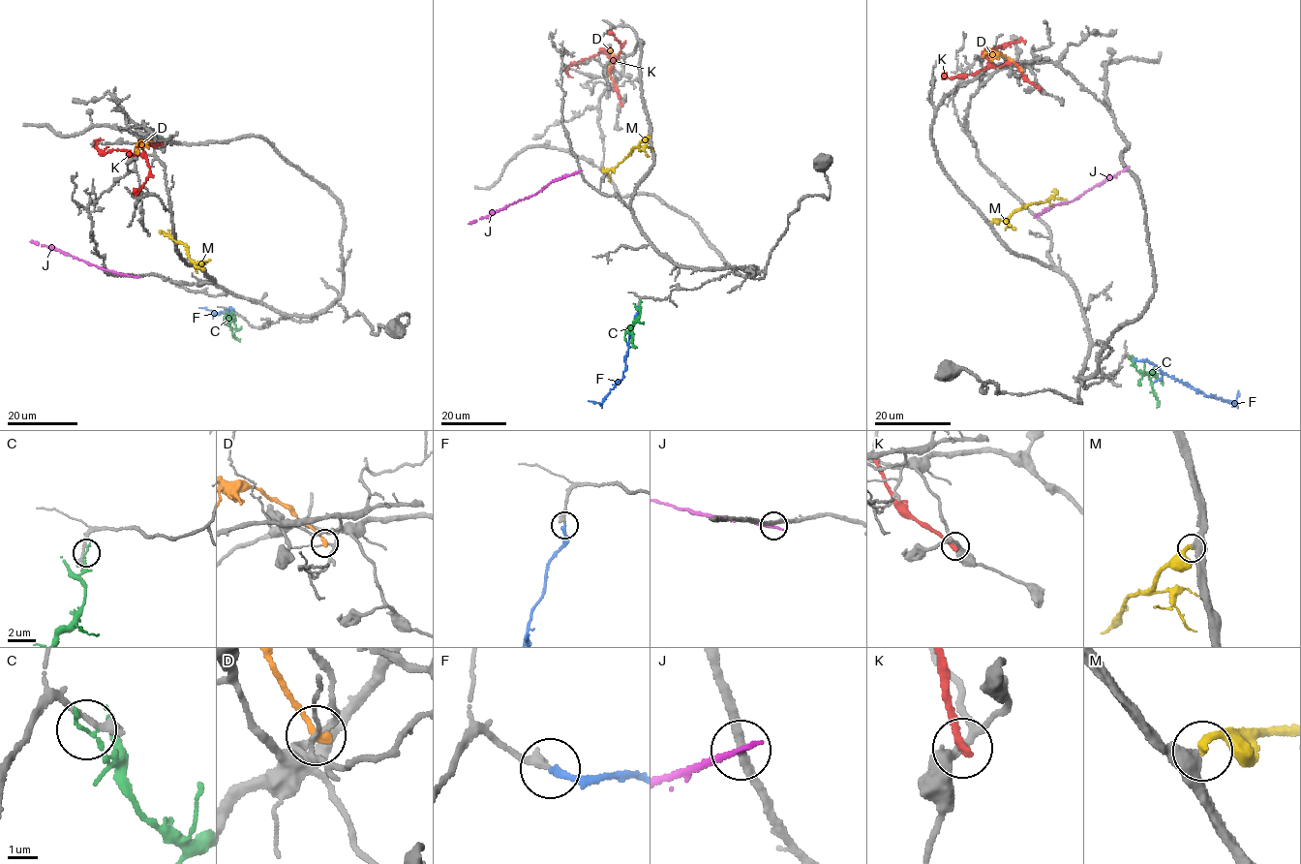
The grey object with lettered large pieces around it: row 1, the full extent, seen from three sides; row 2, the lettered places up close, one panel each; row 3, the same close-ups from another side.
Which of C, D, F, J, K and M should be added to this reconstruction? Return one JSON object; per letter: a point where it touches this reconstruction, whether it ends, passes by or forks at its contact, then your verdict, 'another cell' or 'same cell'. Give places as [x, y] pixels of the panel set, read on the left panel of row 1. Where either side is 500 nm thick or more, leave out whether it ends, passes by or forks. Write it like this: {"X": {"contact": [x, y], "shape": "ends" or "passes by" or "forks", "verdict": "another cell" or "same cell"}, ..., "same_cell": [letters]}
{"C": {"contact": [232, 313], "shape": "ends", "verdict": "another cell"}, "D": {"contact": [148, 141], "shape": "ends", "verdict": "another cell"}, "F": {"contact": [232, 312], "shape": "ends", "verdict": "same cell"}, "J": {"contact": [138, 277], "shape": "ends", "verdict": "another cell"}, "K": {"contact": [161, 143], "shape": "ends", "verdict": "another cell"}, "M": {"contact": [202, 269], "shape": "ends", "verdict": "same cell"}, "same_cell": ["F", "M"]}

